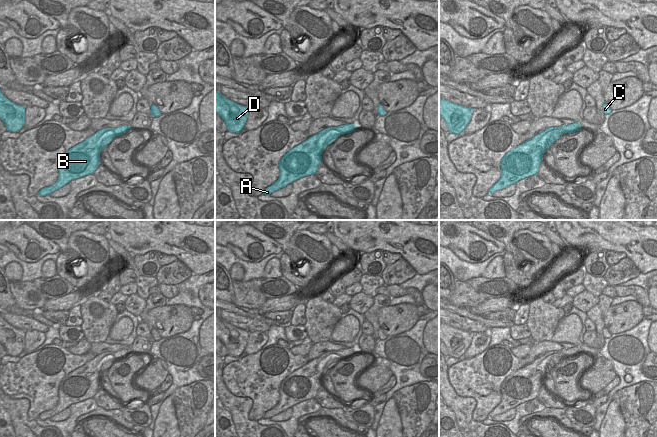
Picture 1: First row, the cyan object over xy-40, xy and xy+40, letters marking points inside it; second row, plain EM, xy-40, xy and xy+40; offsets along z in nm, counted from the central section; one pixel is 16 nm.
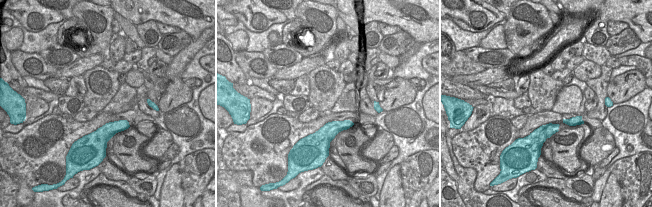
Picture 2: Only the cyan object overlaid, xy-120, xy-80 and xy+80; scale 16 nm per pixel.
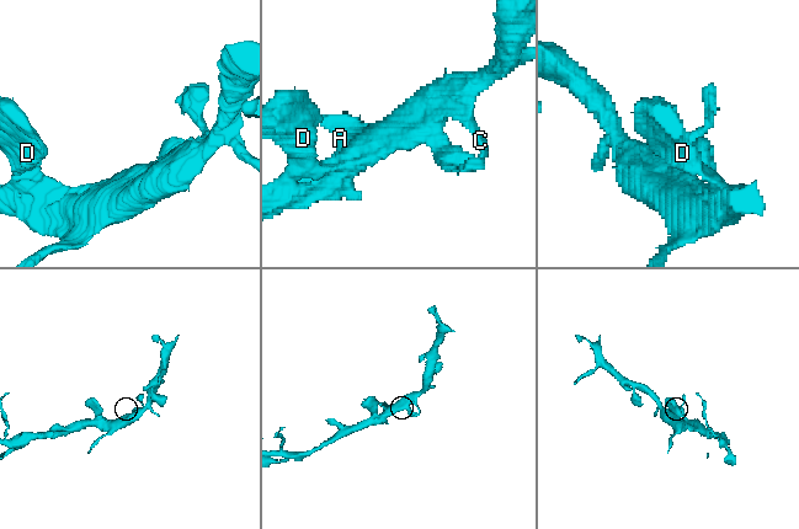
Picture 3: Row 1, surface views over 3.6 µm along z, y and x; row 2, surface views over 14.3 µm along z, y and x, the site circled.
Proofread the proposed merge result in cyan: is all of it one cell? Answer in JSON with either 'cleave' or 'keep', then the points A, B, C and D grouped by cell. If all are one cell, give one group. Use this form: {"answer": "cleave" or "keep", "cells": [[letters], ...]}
{"answer": "keep", "cells": [["A", "B", "C", "D"]]}

